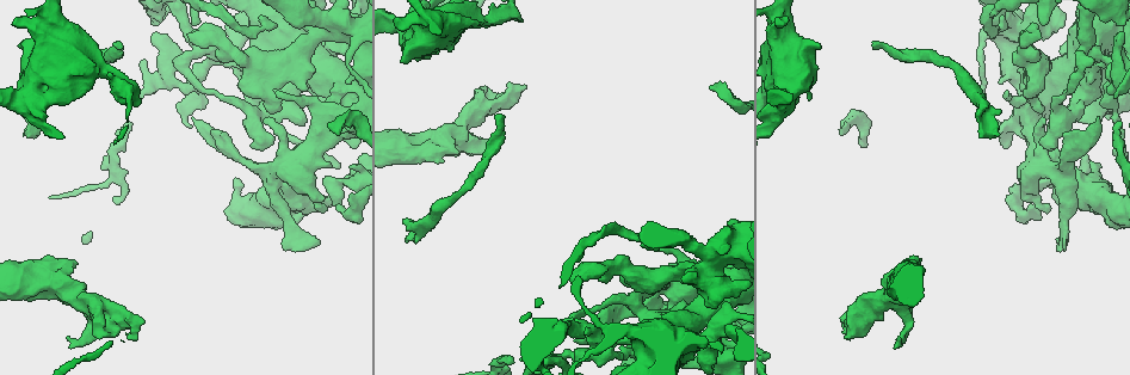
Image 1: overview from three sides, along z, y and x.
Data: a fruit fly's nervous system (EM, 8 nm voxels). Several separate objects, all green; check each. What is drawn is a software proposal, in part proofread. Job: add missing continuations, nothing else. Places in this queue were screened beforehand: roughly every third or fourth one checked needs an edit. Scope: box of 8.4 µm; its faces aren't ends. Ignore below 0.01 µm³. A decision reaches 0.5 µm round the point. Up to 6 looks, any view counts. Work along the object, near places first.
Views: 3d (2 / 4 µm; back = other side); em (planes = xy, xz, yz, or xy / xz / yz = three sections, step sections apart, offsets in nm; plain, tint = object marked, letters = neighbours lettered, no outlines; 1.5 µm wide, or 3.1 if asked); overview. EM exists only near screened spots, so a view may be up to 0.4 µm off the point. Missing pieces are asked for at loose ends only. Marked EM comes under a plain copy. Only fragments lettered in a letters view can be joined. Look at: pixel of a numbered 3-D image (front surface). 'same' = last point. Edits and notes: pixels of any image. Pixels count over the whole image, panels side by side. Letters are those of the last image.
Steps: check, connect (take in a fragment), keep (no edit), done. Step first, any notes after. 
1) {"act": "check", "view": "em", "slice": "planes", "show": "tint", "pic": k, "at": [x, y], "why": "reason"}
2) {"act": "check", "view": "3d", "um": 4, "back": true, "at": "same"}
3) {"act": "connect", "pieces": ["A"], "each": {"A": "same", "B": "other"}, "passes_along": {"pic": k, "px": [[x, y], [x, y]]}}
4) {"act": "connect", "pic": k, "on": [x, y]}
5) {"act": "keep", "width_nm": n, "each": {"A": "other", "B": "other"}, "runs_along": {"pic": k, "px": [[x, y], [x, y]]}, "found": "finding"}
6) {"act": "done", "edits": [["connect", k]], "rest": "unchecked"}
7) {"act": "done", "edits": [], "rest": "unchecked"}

{"act": "check", "view": "em", "slice": "planes", "show": "letters", "pic": 1, "at": [348, 83]}

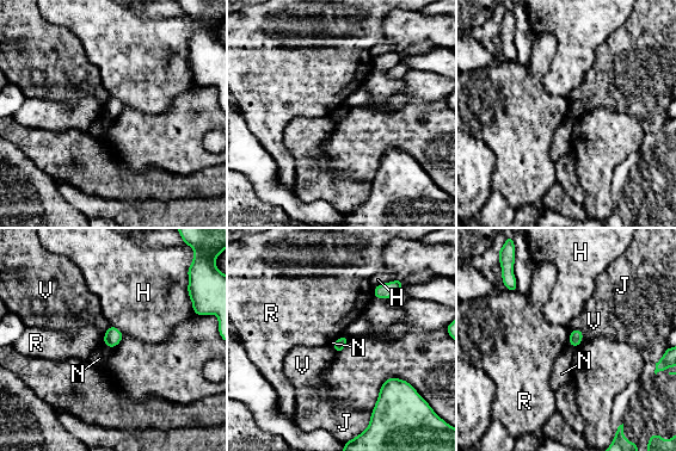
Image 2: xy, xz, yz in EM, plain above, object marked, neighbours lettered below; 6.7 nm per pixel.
{"act": "keep", "each": {"H": "other", "J": "other", "N": "other", "R": "other", "V": "other"}, "border": {"pic": 2, "px": [[103, 344], [112, 348]]}, "found": "none of them fits"}

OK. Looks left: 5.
{"act": "check", "view": "em", "slice": "planes", "show": "letters", "pic": 1, "at": [348, 175]}

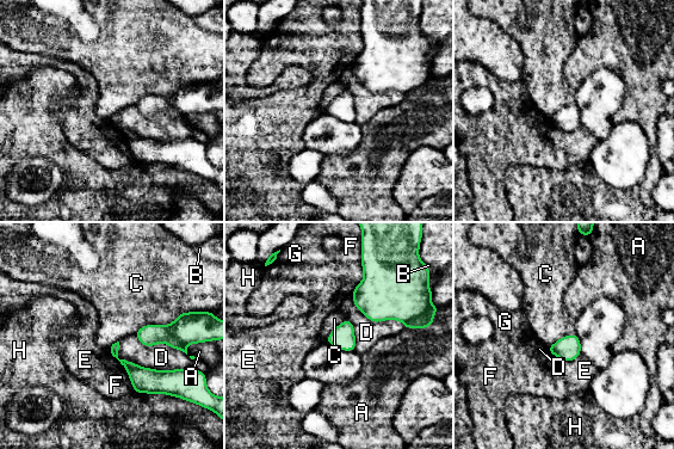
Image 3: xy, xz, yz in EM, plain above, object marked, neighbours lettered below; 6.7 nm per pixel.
{"act": "keep", "each": {"A": "other", "B": "other", "C": "other", "D": "other", "E": "other", "F": "other", "G": "other", "H": "other"}, "border": {"pic": 3, "px": [[186, 312], [134, 333]]}, "found": "none of them fits"}

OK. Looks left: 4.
{"act": "check", "view": "em", "slice": "planes", "show": "letters", "pic": 1, "at": [818, 49]}

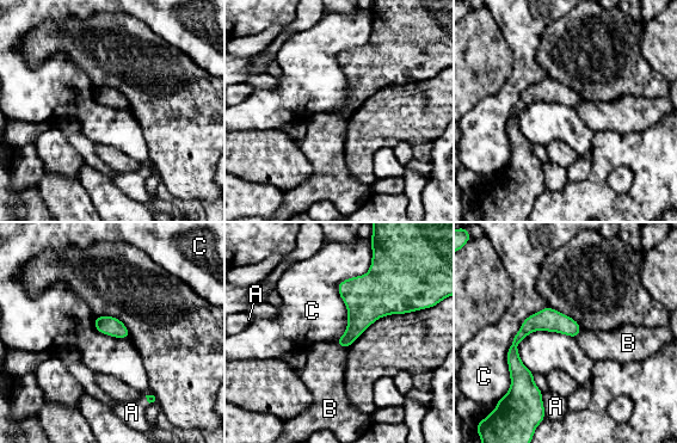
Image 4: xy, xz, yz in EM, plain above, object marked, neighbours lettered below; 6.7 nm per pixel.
{"act": "keep", "each": {"A": "other", "B": "other", "C": "other"}, "border": {"pic": 4, "px": [[371, 260], [338, 284], [334, 342]]}, "found": "none of them fits"}

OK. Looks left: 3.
{"act": "done", "edits": [], "rest": "unchecked"}

